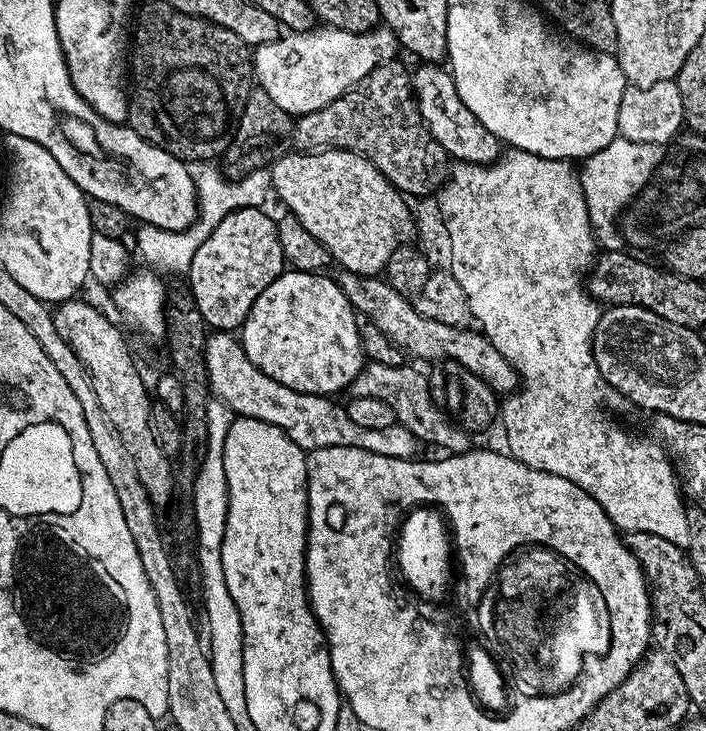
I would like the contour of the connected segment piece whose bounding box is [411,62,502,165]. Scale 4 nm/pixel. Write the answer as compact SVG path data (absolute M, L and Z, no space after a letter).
M424 62L419 66L421 68L417 72L411 73L412 94L416 97L421 120L440 143L442 150L456 162L487 165L496 163L502 155L502 141L490 134L490 130L486 130L486 126L482 126L482 122L470 114L466 102L458 98L451 71L436 62Z

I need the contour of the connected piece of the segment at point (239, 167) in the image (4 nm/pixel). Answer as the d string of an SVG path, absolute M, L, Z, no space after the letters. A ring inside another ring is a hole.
M258 86L253 87L246 98L246 106L242 106L240 123L236 125L236 133L232 135L230 146L222 157L222 168L229 177L239 178L247 176L250 172L258 172L267 169L277 158L285 155L292 148L292 126L294 117L266 90Z

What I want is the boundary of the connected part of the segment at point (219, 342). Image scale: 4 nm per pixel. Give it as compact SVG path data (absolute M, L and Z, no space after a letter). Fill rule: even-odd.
M213 331L204 346L204 363L208 368L208 387L211 395L220 400L229 412L237 417L249 416L278 426L305 454L330 446L346 446L358 450L370 450L370 454L382 454L386 458L413 459L417 455L418 441L406 426L395 424L382 430L369 430L357 426L350 419L343 403L318 394L306 394L274 382L270 374L262 374L246 354L243 343L233 333Z

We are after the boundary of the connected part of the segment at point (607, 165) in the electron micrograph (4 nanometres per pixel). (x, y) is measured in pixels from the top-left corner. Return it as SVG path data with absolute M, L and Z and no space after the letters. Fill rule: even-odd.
M617 135L610 146L584 157L579 165L580 185L586 198L592 232L596 236L597 245L604 252L619 252L625 247L624 233L618 221L628 205L648 187L648 181L665 159L664 151L661 145L630 142L625 136Z

